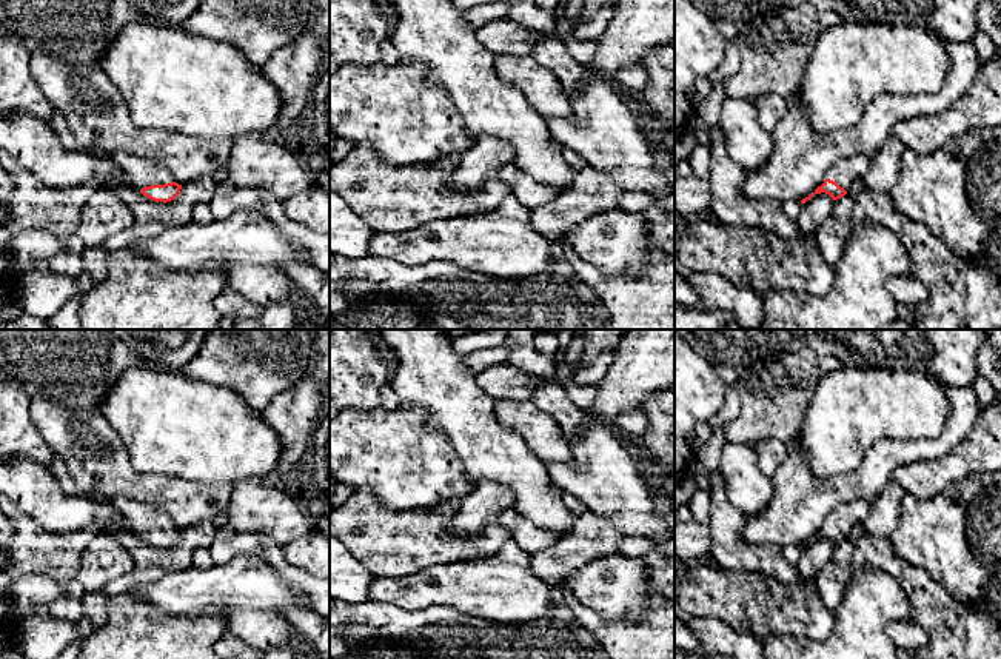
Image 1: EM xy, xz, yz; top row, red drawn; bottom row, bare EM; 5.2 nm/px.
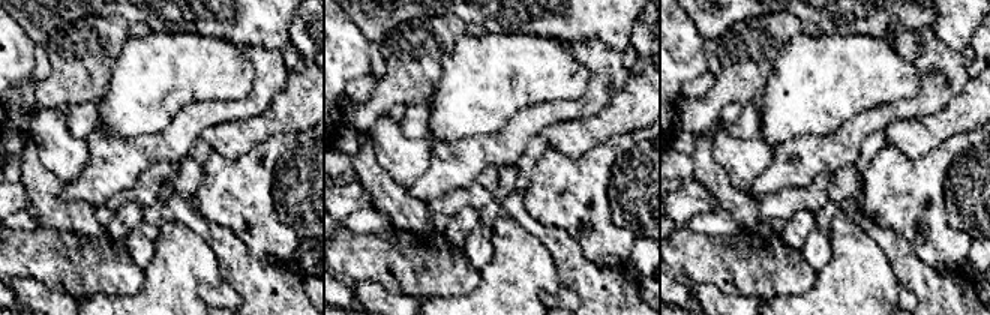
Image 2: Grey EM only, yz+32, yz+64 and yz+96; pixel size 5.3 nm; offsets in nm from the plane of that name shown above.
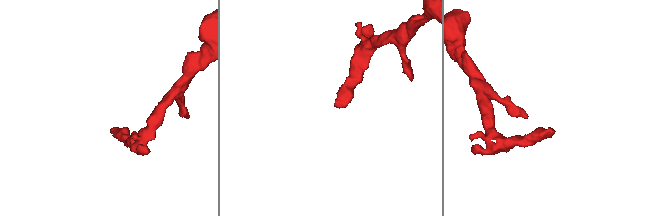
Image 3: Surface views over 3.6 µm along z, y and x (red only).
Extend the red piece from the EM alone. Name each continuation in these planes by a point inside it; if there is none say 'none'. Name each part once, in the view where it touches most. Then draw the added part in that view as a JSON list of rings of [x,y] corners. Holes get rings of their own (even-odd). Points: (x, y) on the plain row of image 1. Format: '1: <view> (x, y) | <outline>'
1: xy (137, 518) | [[[114,496],[109,502],[117,508],[122,516],[123,525],[131,534],[140,536],[151,530],[165,530],[172,527],[171,517],[149,503],[134,499]]]

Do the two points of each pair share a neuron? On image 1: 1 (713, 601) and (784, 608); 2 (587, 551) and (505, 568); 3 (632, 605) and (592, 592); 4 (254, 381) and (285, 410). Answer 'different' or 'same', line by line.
1: same
2: different
3: same
4: different

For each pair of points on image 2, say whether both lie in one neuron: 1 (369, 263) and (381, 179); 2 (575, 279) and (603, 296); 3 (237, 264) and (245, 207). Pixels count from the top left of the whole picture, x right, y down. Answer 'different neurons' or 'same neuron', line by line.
1: different neurons
2: same neuron
3: different neurons

